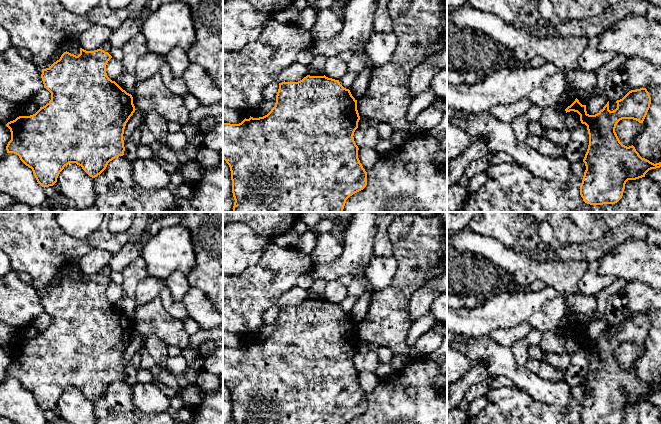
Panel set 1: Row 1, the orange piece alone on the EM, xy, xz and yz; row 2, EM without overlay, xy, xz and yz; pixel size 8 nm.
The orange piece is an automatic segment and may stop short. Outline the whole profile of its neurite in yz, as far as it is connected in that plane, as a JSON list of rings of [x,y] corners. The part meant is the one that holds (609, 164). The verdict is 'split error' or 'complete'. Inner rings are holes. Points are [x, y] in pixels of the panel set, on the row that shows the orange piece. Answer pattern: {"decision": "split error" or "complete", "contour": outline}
{"decision": "complete", "contour": [[[640,88],[629,91],[622,99],[617,100],[617,108],[609,110],[609,101],[595,115],[589,115],[586,111],[586,105],[582,105],[576,98],[565,111],[574,111],[580,115],[580,121],[587,126],[589,134],[589,145],[583,162],[586,170],[580,185],[580,195],[583,201],[590,205],[615,204],[623,196],[625,184],[628,180],[636,180],[645,177],[645,174],[651,170],[661,167],[661,162],[652,163],[642,158],[635,147],[623,145],[616,132],[617,123],[622,119],[633,119],[643,123],[650,108],[651,97],[646,88]]]}

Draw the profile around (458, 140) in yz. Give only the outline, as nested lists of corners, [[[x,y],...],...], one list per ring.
[[[447,119],[447,159],[460,156],[470,145],[471,137]]]

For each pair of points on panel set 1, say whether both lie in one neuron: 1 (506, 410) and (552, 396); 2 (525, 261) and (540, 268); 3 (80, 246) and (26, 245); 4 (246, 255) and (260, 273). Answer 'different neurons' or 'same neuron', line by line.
1: different neurons
2: same neuron
3: same neuron
4: different neurons

